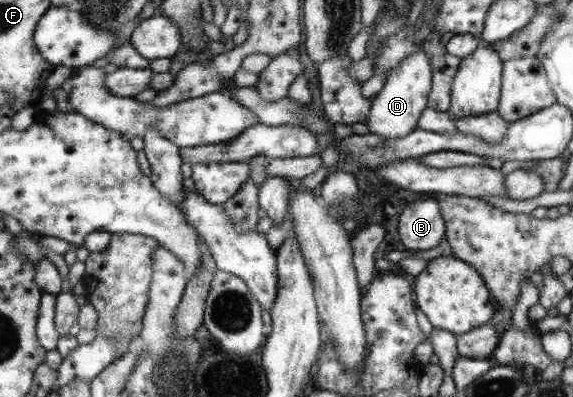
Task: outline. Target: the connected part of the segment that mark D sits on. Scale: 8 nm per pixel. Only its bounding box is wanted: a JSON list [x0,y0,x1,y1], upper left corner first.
[365,47,432,137]

